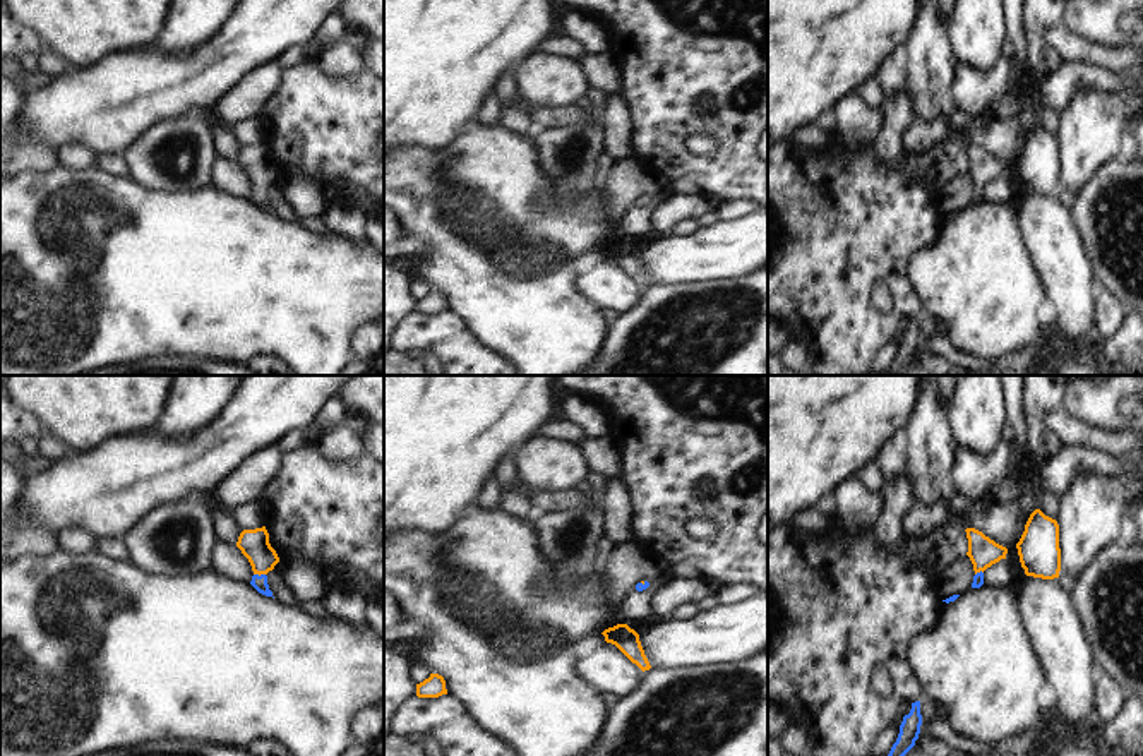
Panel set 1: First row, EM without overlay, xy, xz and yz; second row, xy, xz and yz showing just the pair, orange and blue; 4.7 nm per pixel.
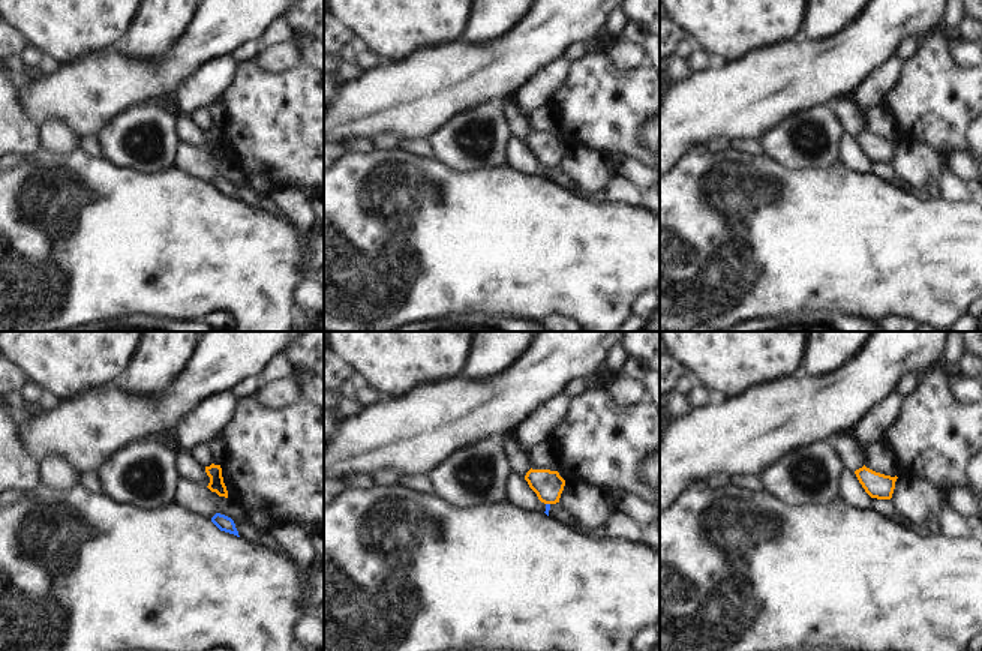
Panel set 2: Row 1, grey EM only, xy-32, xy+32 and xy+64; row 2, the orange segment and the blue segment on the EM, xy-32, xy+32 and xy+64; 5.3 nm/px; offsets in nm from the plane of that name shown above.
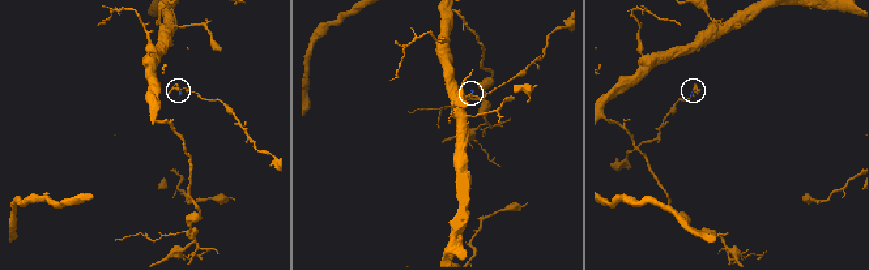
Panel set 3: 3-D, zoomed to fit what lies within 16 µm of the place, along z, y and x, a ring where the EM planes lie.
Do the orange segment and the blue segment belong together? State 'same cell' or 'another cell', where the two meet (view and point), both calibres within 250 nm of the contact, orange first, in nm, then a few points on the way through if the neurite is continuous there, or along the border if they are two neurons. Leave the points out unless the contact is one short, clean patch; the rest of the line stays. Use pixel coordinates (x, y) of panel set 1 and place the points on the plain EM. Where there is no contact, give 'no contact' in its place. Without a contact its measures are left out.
same cell; meets orange in xy at (259, 191); 140 nm thick on the orange side, 70 nm on the other; runs through xy (254, 160), (259, 168), (259, 191), (259, 199)

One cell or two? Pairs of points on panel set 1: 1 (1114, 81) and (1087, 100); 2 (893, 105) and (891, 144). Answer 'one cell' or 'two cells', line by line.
1: two cells
2: one cell

